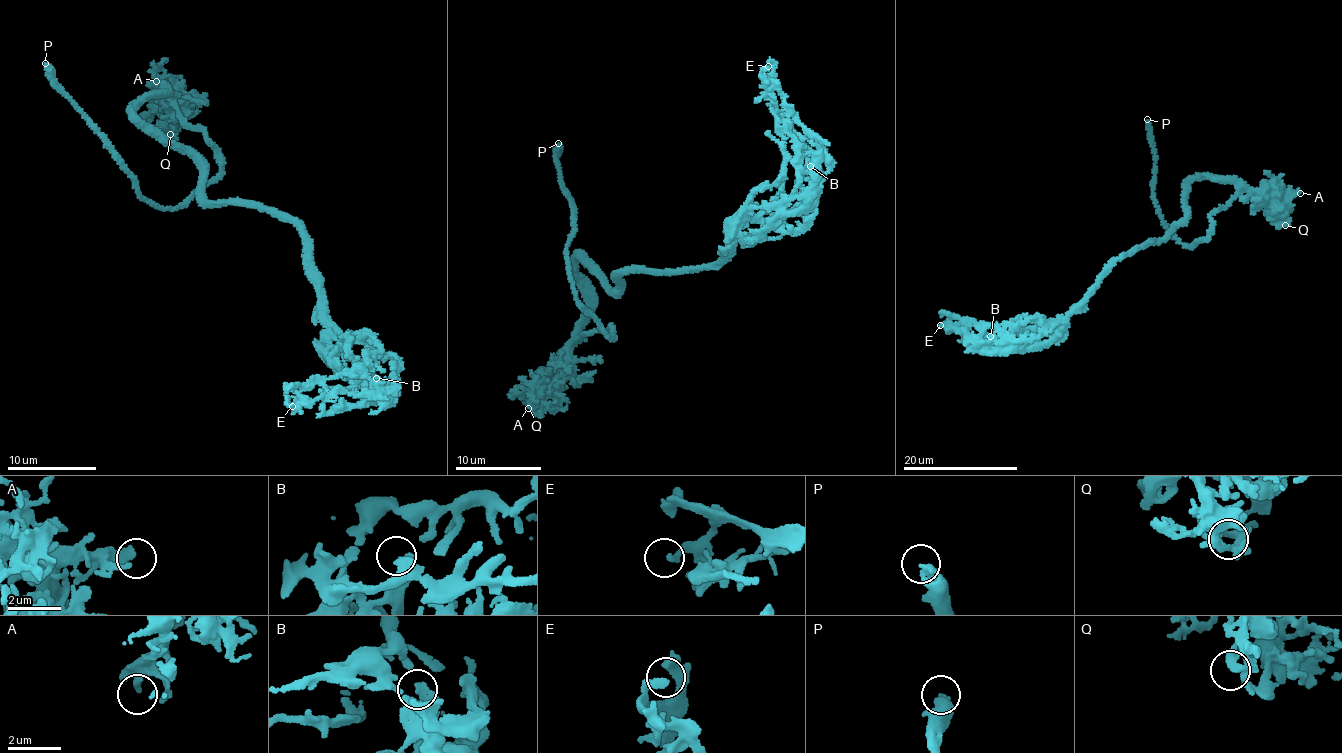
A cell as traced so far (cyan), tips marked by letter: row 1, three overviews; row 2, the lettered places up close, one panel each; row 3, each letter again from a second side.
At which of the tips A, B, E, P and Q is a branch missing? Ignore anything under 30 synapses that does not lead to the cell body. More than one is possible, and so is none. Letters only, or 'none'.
P

